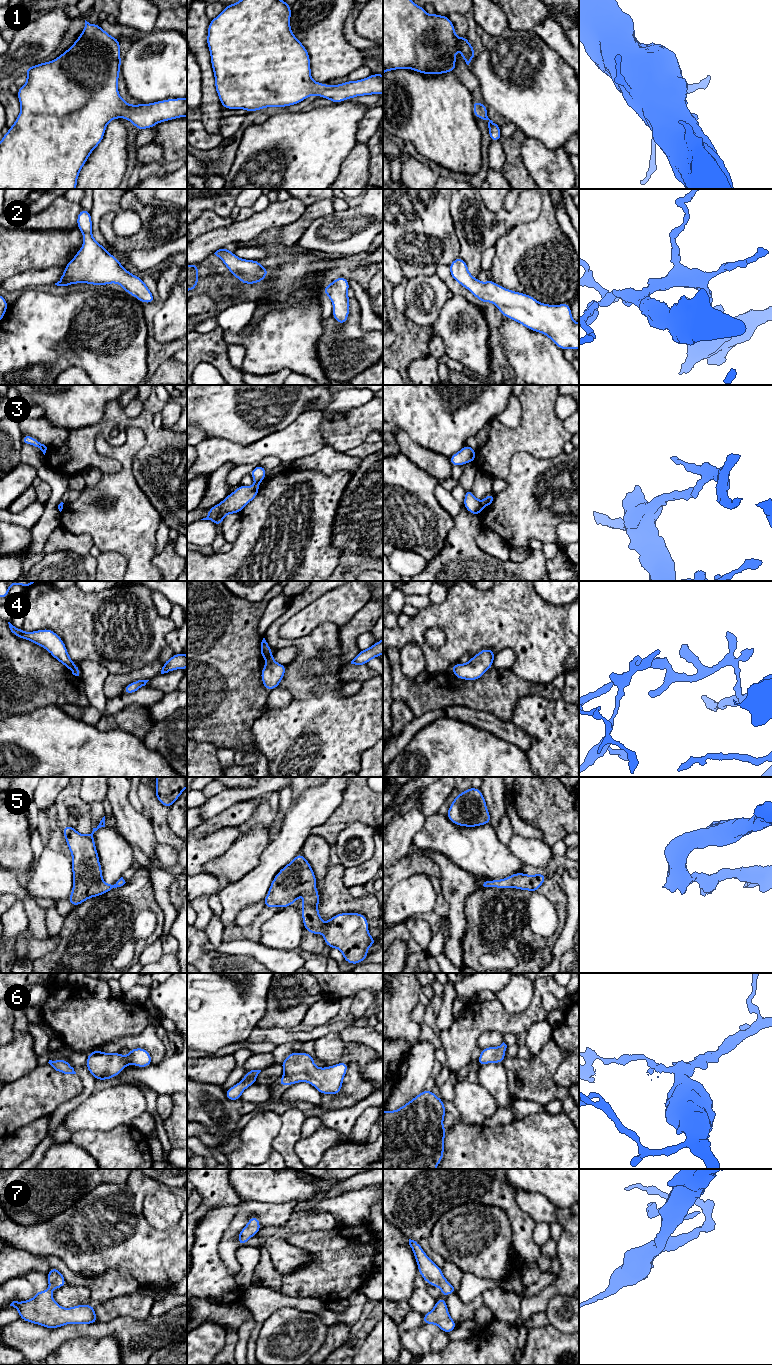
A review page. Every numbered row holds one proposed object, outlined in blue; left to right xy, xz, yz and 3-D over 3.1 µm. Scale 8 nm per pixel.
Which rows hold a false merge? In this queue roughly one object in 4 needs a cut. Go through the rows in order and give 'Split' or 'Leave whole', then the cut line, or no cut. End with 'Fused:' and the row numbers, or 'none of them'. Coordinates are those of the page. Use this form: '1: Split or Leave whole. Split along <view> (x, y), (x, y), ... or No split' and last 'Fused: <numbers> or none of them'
1: Leave whole. No split
2: Leave whole. No split
3: Split. Split along yz (482, 502), (484, 505)
4: Split. Split along xz (270, 651), (264, 658)
5: Leave whole. No split
6: Leave whole. No split
7: Leave whole. No split
Fused: 3, 4

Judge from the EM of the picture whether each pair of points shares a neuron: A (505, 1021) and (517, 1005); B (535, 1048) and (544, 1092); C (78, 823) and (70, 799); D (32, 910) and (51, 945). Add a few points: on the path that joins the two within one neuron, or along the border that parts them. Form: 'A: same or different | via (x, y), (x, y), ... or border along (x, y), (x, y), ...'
A: different | border along (497, 999), (509, 1012), (521, 1012), (532, 1000)
B: different | border along (551, 1037), (534, 1058)
C: same | via (81, 817), (81, 810), (76, 805)
D: different | border along (50, 937), (46, 939), (32, 938), (28, 952)

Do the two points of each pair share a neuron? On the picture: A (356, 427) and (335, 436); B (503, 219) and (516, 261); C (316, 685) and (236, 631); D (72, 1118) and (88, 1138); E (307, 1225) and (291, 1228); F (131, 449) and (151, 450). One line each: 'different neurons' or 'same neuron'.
A: same neuron
B: different neurons
C: different neurons
D: different neurons
E: same neuron
F: different neurons

